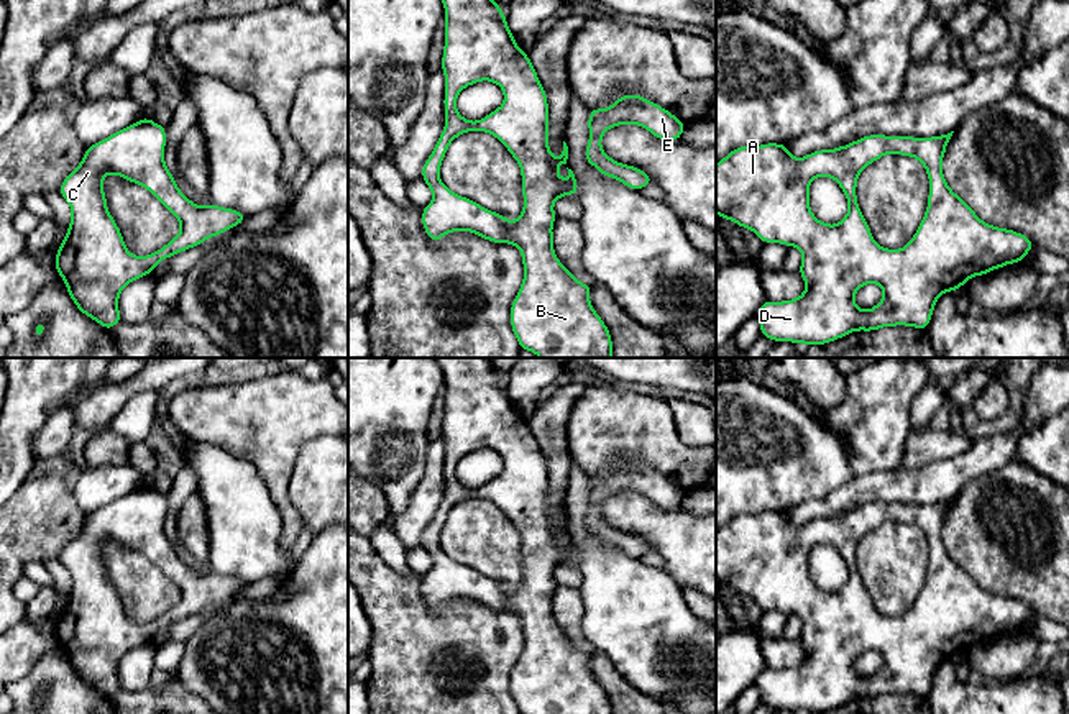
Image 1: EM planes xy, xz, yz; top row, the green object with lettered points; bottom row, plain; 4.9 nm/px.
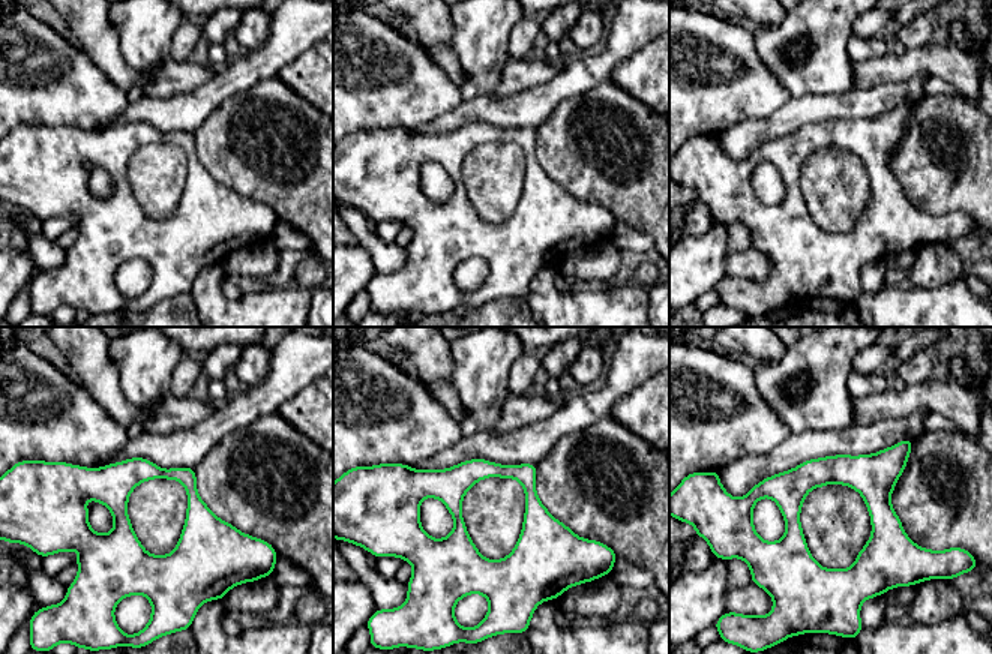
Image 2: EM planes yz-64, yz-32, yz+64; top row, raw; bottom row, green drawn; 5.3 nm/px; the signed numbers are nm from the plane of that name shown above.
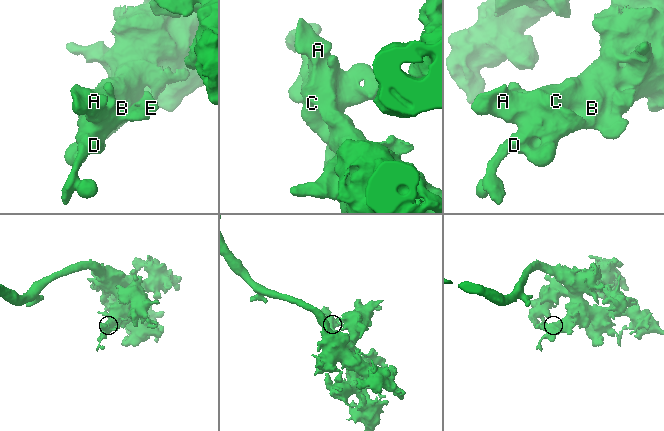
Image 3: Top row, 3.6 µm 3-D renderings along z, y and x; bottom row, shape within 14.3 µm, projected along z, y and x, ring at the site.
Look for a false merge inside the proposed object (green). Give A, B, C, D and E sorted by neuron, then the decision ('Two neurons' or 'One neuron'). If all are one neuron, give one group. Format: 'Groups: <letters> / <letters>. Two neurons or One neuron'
Groups: A B C D E. One neuron

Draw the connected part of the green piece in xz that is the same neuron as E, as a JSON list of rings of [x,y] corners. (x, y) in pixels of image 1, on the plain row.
[[[639,461],[621,463],[609,476],[590,478],[590,507],[585,527],[603,543],[614,545],[639,560],[645,553],[654,552],[652,545],[639,535],[611,527],[601,515],[603,502],[617,492],[639,492],[662,509],[681,506],[685,492],[673,481]]]

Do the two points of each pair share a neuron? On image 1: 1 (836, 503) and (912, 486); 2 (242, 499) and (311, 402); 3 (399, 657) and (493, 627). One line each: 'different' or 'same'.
1: same
2: different
3: same

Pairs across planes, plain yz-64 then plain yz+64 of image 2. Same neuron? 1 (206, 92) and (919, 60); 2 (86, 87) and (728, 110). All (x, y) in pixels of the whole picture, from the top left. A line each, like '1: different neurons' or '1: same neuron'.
1: different neurons
2: same neuron

